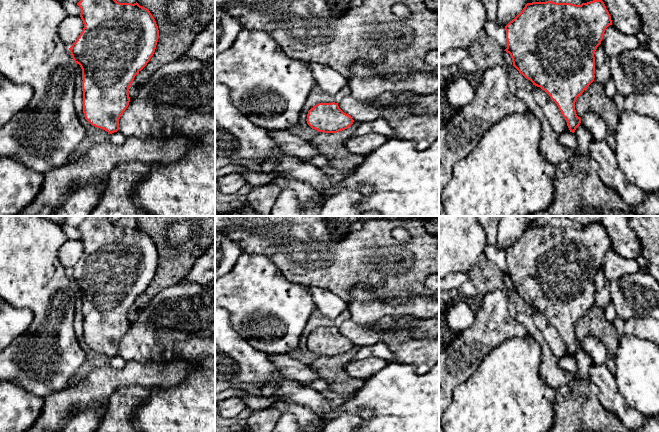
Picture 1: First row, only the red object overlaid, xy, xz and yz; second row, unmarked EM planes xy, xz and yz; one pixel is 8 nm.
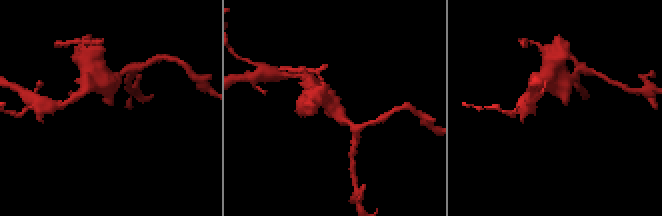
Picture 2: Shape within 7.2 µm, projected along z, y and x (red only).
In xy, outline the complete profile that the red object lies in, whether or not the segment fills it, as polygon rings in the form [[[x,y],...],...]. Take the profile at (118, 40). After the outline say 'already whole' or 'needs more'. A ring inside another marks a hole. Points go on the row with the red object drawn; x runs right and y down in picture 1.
[[[80,0],[77,5],[84,28],[69,50],[82,69],[84,117],[92,126],[112,134],[119,130],[119,119],[129,105],[131,83],[155,52],[158,26],[150,11],[137,2]]] | already whole

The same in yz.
[[[602,0],[581,5],[552,1],[527,3],[506,26],[507,48],[513,66],[533,85],[544,90],[554,101],[574,133],[581,123],[575,102],[594,81],[595,51],[601,44],[611,16]]] | already whole

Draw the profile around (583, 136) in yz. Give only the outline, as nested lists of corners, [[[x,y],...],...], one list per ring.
[[[580,123],[580,125],[576,128],[574,135],[578,142],[578,147],[574,153],[579,156],[590,157],[589,144],[592,140],[592,136],[588,129]]]

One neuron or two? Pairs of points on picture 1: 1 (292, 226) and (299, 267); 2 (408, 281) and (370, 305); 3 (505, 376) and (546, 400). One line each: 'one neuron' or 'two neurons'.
1: one neuron
2: two neurons
3: one neuron

